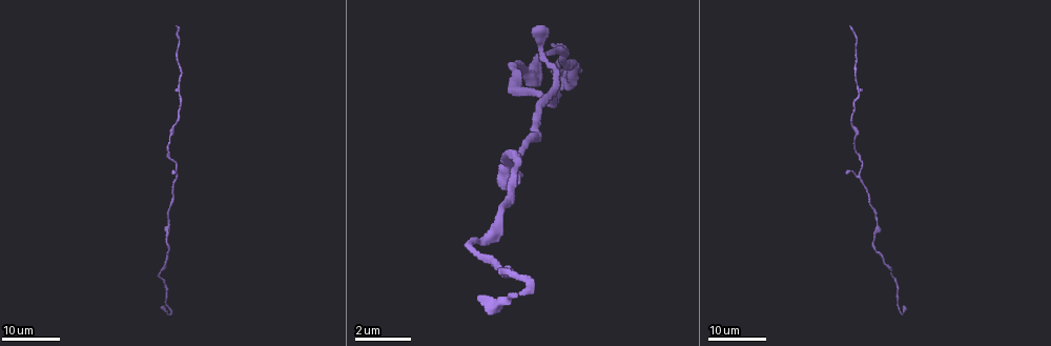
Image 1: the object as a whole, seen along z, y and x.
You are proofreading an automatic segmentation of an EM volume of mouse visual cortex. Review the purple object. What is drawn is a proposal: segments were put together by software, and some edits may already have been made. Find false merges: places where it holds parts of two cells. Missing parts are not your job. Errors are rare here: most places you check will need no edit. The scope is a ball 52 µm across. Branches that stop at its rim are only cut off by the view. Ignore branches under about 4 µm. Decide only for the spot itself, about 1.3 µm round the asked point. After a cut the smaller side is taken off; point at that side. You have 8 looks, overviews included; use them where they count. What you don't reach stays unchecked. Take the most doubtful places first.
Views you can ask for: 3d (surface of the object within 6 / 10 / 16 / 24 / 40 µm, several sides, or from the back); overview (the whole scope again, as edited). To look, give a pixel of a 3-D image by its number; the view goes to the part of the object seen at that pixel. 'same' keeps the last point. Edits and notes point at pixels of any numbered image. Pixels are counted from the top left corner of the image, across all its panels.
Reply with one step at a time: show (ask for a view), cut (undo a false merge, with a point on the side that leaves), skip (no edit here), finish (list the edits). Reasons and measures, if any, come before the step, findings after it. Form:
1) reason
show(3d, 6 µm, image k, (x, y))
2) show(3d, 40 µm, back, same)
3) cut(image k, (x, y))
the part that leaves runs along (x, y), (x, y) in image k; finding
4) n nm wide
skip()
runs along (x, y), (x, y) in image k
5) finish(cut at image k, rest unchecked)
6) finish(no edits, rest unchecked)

show(3d, 16 µm, image 1, (172, 136))

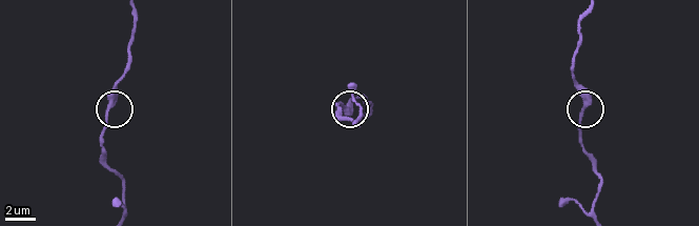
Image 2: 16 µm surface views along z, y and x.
show(3d, 10 µm, image 2, (584, 110))

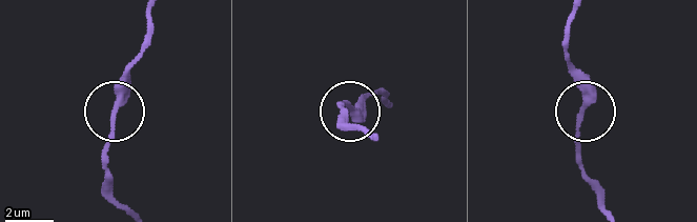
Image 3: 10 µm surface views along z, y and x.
skip()
runs along (125, 206), (113, 188), (106, 140), (123, 74), (143, 45) in image 3; all the same cell

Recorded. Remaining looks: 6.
a fork
show(3d, 24 µm, image 1, (175, 179))

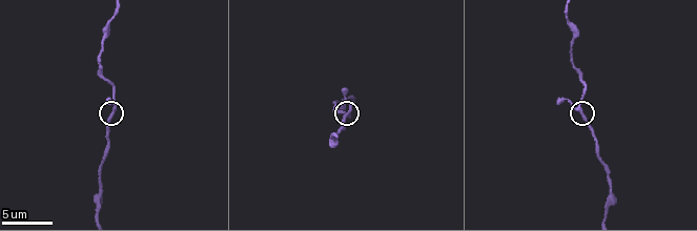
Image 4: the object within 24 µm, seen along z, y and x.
show(3d, 6 µm, image 4, (349, 112))

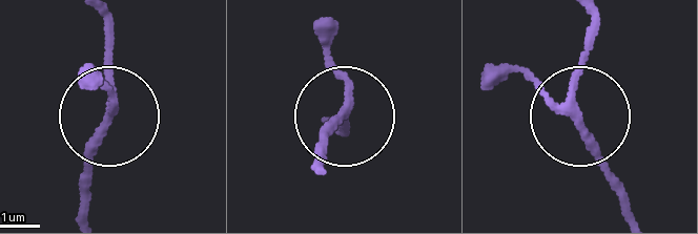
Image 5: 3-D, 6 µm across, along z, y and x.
skip()
runs along (114, 118), (103, 21) in image 5; all the same cell

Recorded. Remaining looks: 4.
show(3d, 16 µm, image 1, (475, 239))

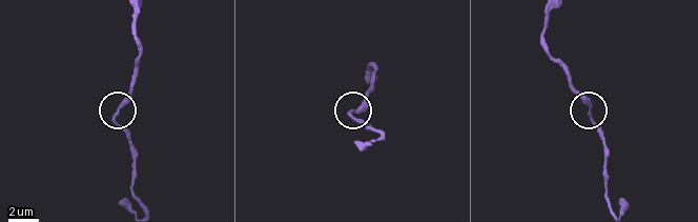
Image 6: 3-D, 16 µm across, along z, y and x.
show(3d, 10 µm, image 6, (117, 115))

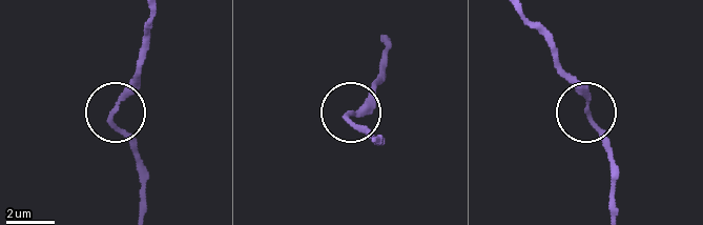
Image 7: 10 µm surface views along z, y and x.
skip()
runs along (150, 14), (136, 80), (114, 117), (136, 157) in image 7; all the same cell

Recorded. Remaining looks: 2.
thick turns thin
show(3d, 24 µm, image 1, (179, 106))

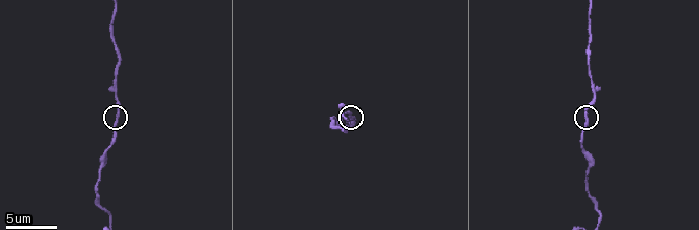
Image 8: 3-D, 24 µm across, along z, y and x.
show(3d, 10 µm, image 8, (351, 119))

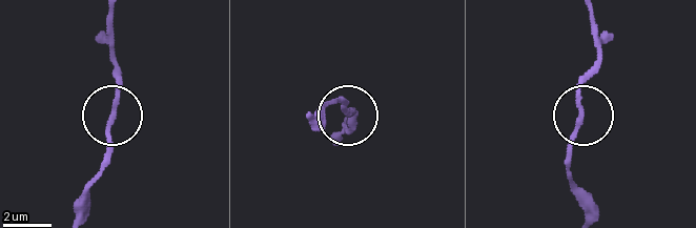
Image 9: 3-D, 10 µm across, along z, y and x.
skip()
runs along (78, 210), (108, 144), (115, 37) in image 9; all the same cell

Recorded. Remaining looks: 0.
finish(no edits, rest unchecked)

